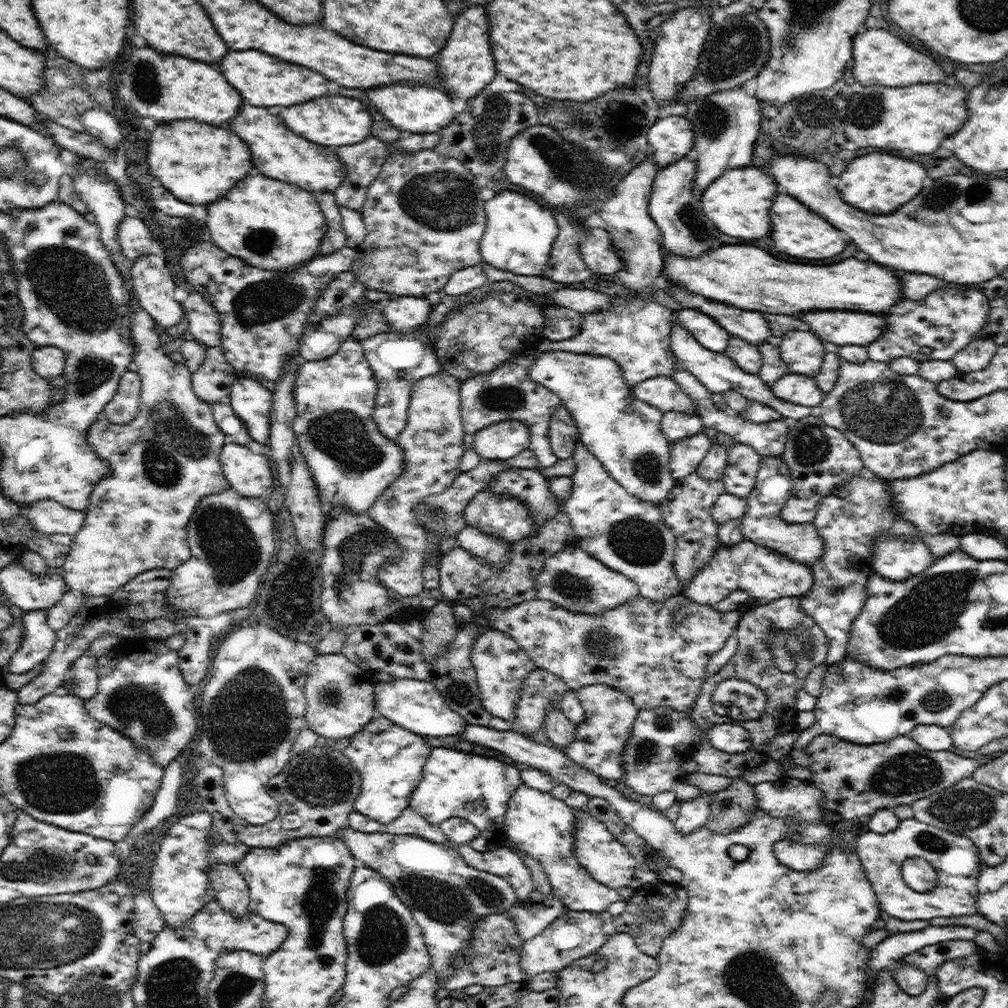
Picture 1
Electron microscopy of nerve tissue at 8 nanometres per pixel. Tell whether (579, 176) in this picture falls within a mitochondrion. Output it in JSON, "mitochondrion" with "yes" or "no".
{"mitochondrion":"yes"}

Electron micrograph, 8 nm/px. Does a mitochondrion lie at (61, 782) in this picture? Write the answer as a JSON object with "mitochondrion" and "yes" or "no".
{"mitochondrion":"yes"}

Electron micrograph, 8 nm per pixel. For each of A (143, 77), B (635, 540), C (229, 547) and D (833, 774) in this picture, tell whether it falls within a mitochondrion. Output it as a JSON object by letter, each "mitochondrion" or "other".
{"A":"mitochondrion","B":"mitochondrion","C":"mitochondrion","D":"other"}

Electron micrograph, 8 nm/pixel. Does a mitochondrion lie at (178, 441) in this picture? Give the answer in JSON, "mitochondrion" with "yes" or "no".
{"mitochondrion":"yes"}

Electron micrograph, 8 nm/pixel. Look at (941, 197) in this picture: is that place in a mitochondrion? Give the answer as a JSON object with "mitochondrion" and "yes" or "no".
{"mitochondrion":"yes"}

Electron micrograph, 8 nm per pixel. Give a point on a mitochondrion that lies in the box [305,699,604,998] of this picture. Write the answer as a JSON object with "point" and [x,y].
{"point":[448,900]}

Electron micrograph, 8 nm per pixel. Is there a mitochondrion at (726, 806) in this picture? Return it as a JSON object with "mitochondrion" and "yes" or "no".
{"mitochondrion":"yes"}

